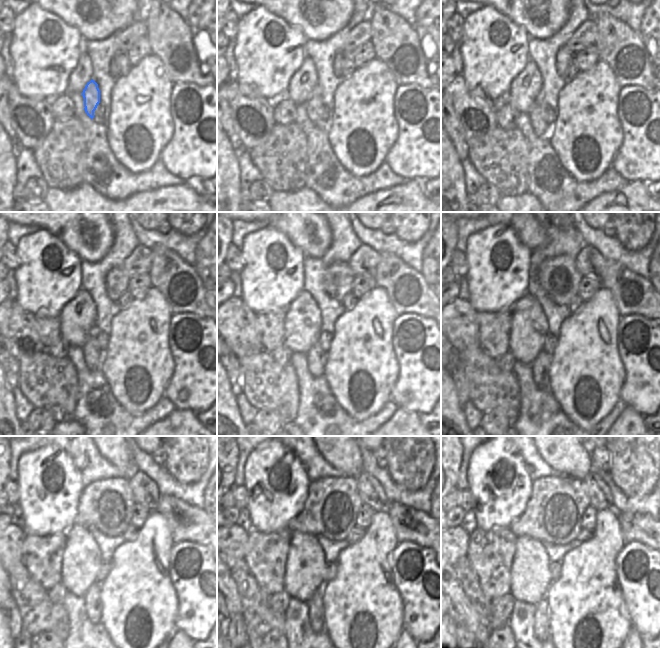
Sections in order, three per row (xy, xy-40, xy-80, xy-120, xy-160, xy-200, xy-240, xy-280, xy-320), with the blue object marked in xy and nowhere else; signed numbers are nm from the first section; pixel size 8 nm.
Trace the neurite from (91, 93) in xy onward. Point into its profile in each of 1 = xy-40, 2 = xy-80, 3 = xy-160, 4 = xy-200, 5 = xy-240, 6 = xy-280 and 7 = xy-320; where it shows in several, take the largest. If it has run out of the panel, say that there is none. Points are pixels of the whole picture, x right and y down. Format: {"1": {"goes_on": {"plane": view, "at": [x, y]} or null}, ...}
{"1": {"goes_on": {"plane": "xy-40", "at": [313, 106]}}, "2": {"goes_on": {"plane": "xy-80", "at": [541, 127]}}, "3": {"goes_on": {"plane": "xy-160", "at": [317, 357]}}, "4": {"goes_on": {"plane": "xy-200", "at": [541, 366]}}, "5": {"goes_on": {"plane": "xy-240", "at": [92, 602]}}, "6": {"goes_on": {"plane": "xy-280", "at": [315, 605]}}, "7": {"goes_on": {"plane": "xy-320", "at": [541, 631]}}}

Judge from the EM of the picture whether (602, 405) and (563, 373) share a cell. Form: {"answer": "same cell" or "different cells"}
{"answer": "same cell"}

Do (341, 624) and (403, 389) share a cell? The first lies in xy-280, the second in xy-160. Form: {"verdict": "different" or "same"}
{"verdict": "different"}

